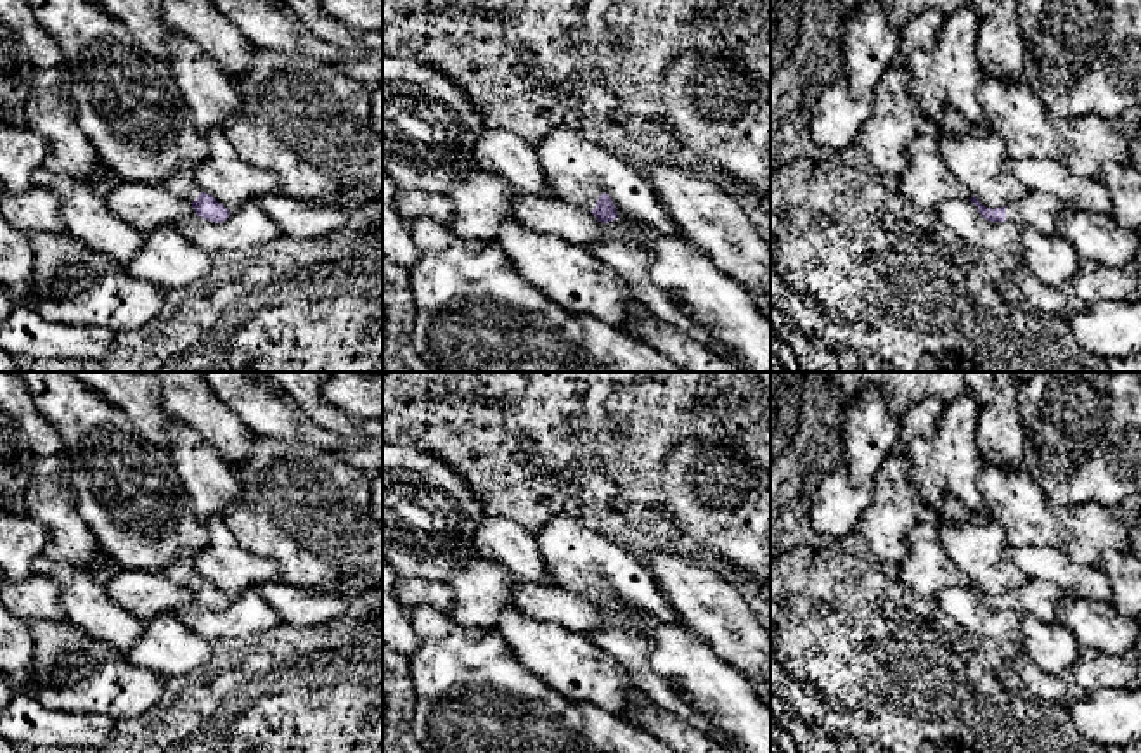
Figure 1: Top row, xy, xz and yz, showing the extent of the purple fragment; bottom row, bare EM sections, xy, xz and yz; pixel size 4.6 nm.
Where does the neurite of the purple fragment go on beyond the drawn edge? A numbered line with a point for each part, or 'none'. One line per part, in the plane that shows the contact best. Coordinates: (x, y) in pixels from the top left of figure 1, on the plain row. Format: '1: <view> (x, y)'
1: yz (1037, 598)

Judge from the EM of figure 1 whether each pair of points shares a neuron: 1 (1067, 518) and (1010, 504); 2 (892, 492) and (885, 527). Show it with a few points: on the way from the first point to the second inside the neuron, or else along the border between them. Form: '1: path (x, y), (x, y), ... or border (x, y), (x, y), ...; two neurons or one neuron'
1: border (1048, 502), (1050, 513), (1067, 534), (1063, 549); two neurons
2: path (892, 501), (889, 518); one neuron

